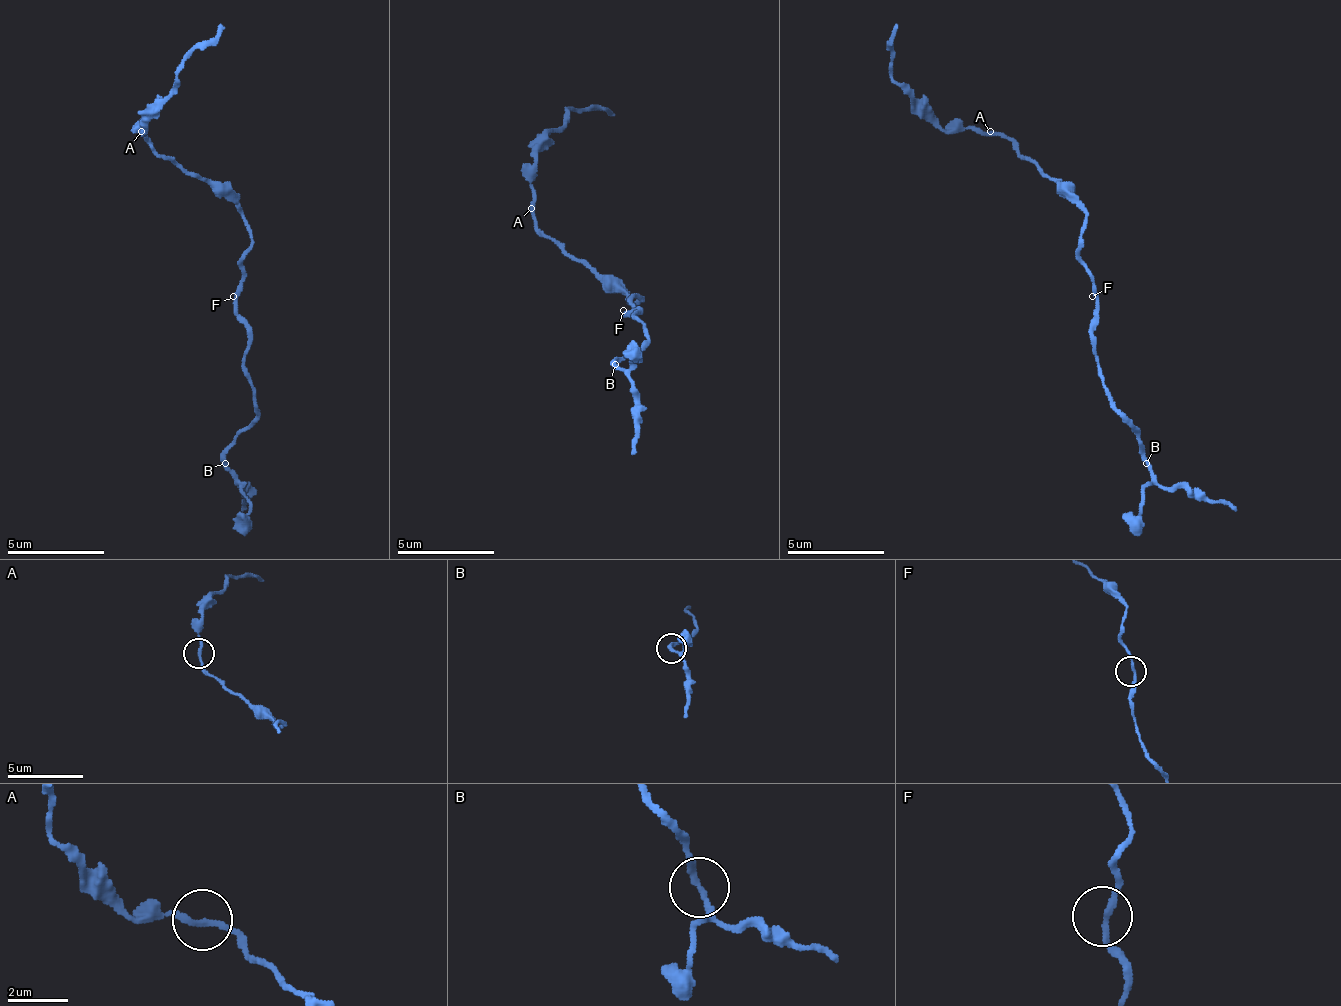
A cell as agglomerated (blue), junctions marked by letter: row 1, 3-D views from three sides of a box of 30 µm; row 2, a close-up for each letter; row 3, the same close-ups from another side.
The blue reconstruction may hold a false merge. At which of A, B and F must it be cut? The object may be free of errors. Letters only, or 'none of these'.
none of these

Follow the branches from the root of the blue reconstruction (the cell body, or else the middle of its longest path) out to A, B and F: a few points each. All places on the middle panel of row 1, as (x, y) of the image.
A: (643, 300), (628, 300), (623, 290), (614, 290), (580, 261), (570, 261), (541, 232), (531, 208)
B: (643, 300), (638, 295), (633, 300), (628, 315), (638, 315), (633, 315), (643, 324), (643, 344), (614, 363)
F: (643, 300), (638, 295), (633, 300), (633, 310), (623, 310)

